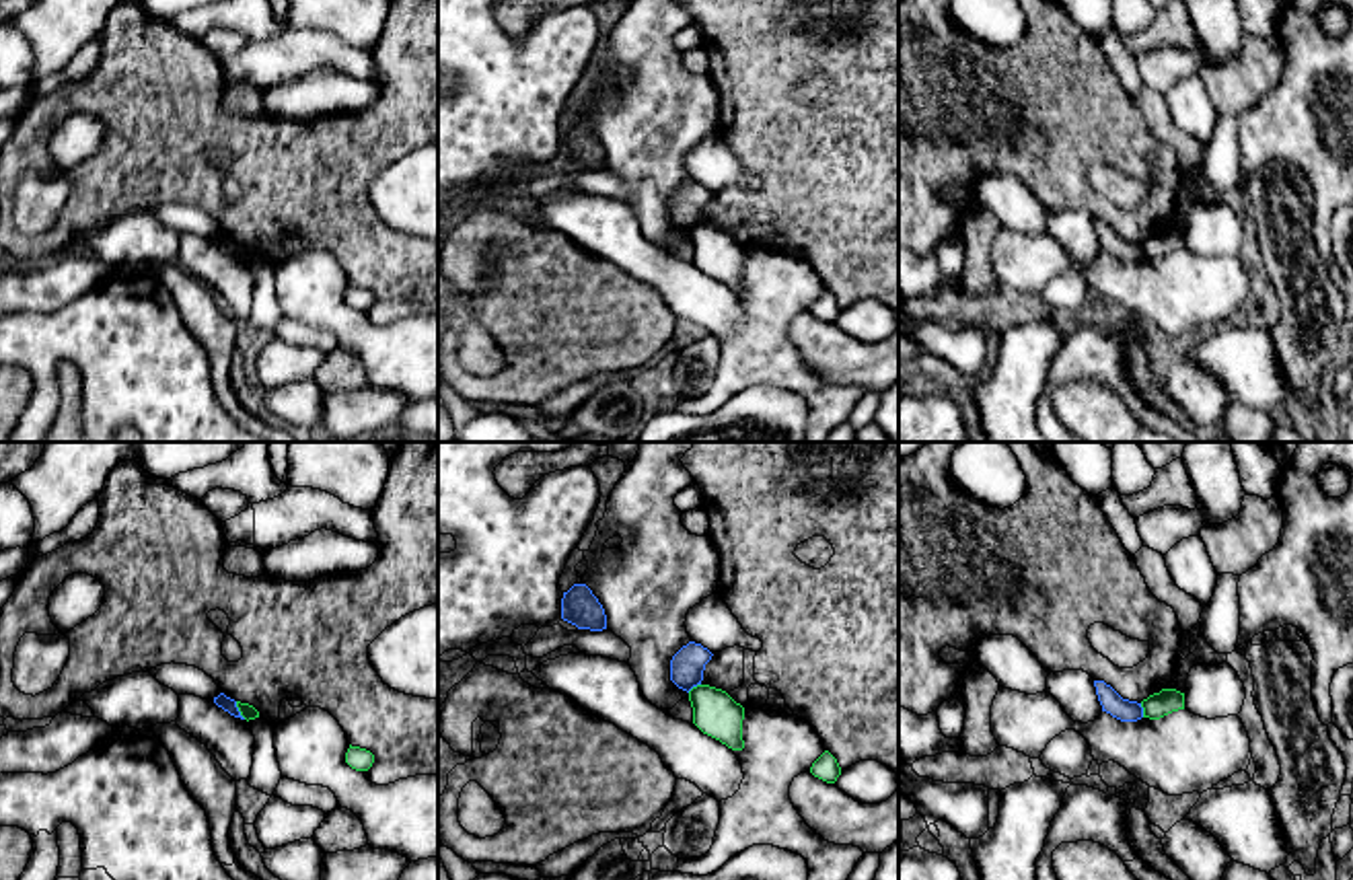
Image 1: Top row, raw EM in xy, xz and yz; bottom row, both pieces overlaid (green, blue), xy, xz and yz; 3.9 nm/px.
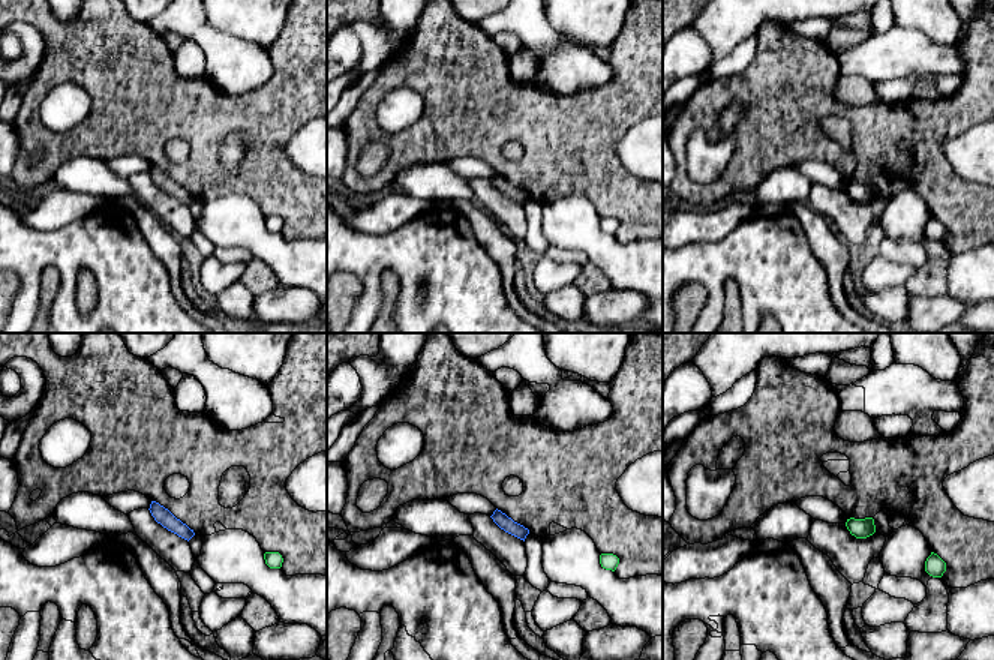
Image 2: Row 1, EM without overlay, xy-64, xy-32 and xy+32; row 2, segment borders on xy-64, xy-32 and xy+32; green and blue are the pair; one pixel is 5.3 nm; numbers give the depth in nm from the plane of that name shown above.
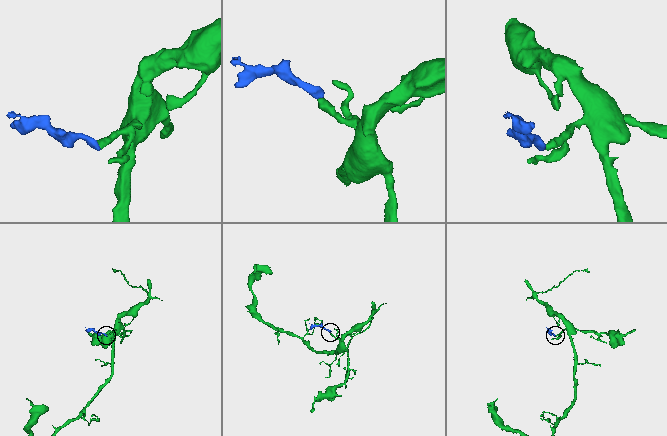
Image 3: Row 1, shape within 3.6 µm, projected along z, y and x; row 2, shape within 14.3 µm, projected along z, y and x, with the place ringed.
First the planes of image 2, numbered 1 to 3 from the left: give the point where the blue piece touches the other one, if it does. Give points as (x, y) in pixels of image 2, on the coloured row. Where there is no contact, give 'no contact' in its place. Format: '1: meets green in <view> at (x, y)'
1: no contact
2: no contact
3: no contact

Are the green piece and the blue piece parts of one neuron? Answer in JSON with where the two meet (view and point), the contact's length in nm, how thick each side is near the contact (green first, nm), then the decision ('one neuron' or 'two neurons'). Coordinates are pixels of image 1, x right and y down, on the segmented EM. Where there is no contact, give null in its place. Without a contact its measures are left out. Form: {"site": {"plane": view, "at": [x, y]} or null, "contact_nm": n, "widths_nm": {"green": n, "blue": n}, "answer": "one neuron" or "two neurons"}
{"site": {"plane": "xy", "at": [239, 710]}, "contact_nm": 80, "widths_nm": {"green": 60, "blue": 60}, "answer": "two neurons"}

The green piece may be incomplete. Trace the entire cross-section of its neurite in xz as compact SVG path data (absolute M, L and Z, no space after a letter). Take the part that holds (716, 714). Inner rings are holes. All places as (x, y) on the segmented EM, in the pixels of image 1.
M697 685L689 691L693 707L693 724L707 736L720 740L732 750L742 750L742 720L744 707L726 691Z

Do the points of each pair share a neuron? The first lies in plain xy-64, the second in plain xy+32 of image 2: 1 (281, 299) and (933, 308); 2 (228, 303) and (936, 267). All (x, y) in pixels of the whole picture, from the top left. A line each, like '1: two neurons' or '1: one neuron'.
1: one neuron
2: two neurons

